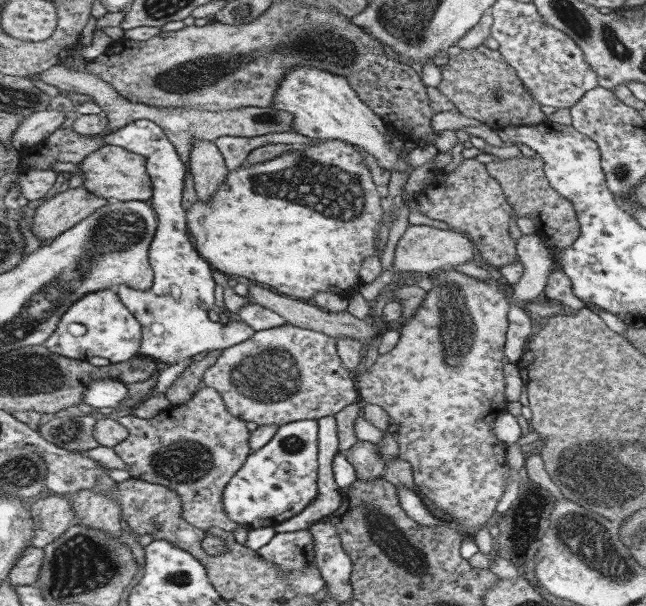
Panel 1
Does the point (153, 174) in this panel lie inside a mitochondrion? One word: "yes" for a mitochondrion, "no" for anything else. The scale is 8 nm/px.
no

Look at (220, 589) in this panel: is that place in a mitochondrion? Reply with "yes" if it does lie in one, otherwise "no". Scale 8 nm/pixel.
no

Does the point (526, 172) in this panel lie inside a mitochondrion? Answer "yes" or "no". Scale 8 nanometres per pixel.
no

